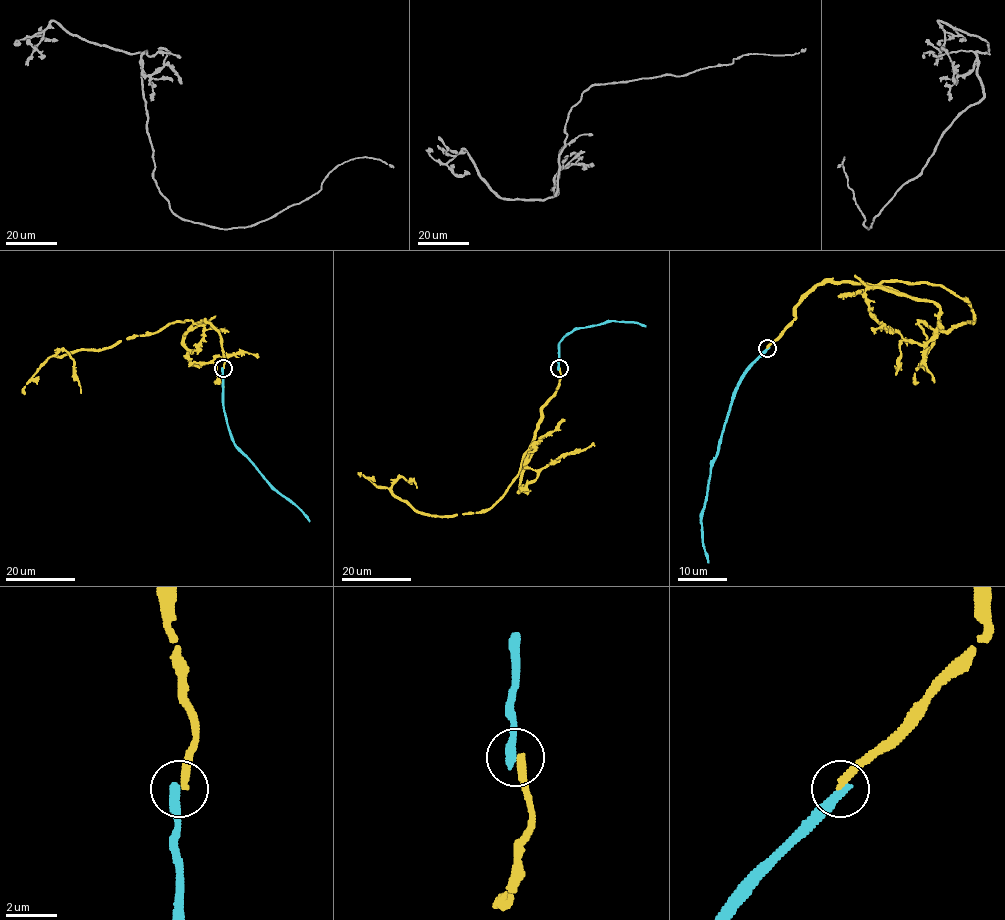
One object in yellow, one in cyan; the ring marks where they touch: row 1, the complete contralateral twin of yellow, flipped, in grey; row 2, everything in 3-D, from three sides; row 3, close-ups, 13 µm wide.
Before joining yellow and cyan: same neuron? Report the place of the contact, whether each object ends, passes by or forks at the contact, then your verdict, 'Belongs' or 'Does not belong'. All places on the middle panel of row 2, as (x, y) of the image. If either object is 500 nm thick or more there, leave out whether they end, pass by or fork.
Place: (559, 368). At the ring yellow ends. At the ring cyan ends. Does not belong

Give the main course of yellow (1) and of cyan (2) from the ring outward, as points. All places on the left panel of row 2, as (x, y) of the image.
1: (223, 368), (221, 337), (205, 320), (169, 323), (108, 347), (55, 355), (60, 351), (74, 360), (81, 393)
2: (223, 368), (225, 417), (233, 444), (309, 522)

